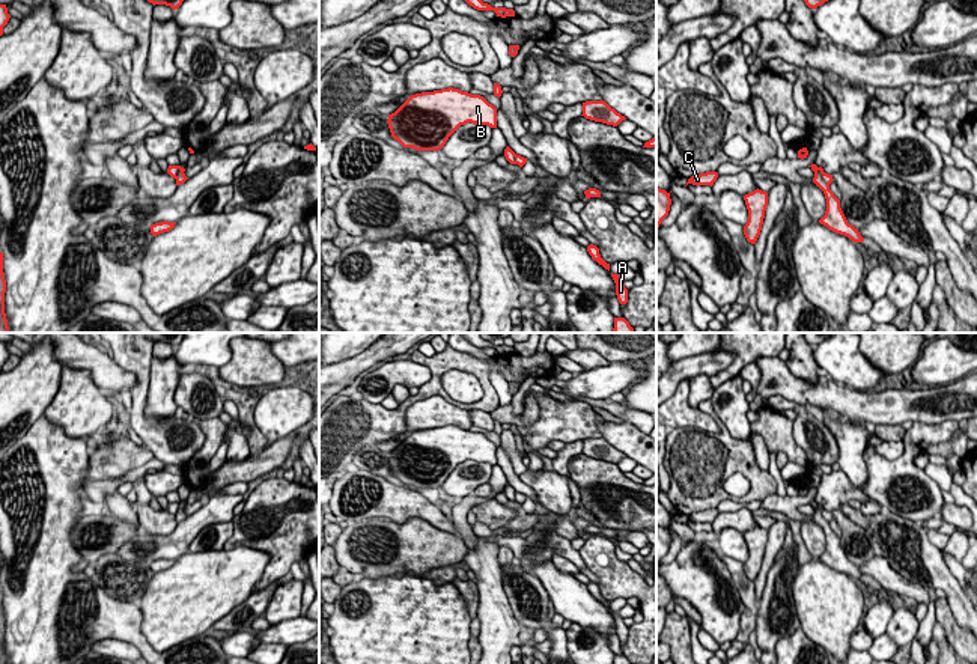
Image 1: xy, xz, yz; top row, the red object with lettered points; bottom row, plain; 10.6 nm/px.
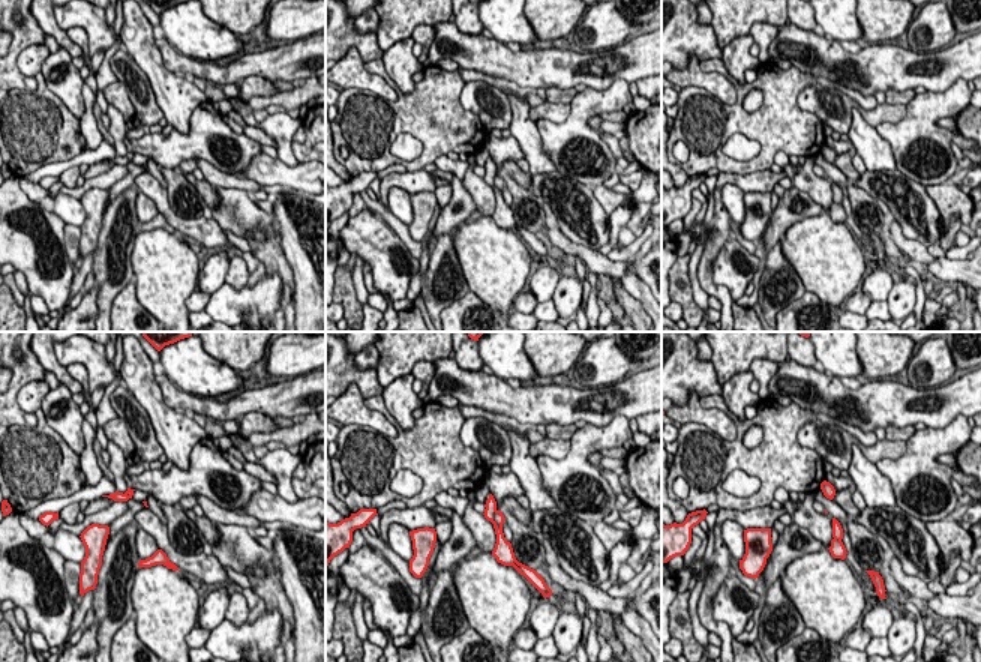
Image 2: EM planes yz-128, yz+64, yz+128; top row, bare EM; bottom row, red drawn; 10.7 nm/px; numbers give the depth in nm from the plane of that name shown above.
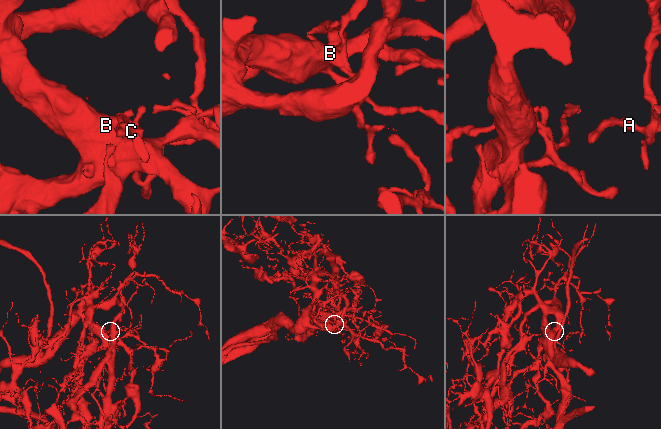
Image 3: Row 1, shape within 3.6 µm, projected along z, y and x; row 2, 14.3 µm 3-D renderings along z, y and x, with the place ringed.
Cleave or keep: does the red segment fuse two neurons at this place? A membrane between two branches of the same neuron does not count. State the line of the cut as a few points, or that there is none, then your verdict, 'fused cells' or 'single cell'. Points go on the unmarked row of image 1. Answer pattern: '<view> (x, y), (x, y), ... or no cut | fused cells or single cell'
yz (822, 509), (822, 517), (828, 523) | fused cells

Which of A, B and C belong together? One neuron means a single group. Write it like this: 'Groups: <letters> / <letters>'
Groups: A B / C

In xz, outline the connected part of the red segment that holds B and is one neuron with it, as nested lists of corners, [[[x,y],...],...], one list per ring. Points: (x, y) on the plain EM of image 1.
[[[453,425],[411,432],[387,458],[391,474],[415,488],[440,488],[468,459],[497,465],[497,446]]]

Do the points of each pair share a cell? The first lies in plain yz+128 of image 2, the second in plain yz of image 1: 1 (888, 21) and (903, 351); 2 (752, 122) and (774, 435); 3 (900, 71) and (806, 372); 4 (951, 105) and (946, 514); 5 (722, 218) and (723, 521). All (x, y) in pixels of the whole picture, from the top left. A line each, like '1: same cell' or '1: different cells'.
1: same cell
2: same cell
3: different cells
4: different cells
5: same cell

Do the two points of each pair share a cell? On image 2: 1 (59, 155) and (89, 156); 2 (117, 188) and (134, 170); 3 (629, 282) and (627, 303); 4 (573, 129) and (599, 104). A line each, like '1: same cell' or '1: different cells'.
1: different cells
2: same cell
3: different cells
4: same cell

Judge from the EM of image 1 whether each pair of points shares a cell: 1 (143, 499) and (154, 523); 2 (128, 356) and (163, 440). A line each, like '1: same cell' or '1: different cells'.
1: same cell
2: same cell

